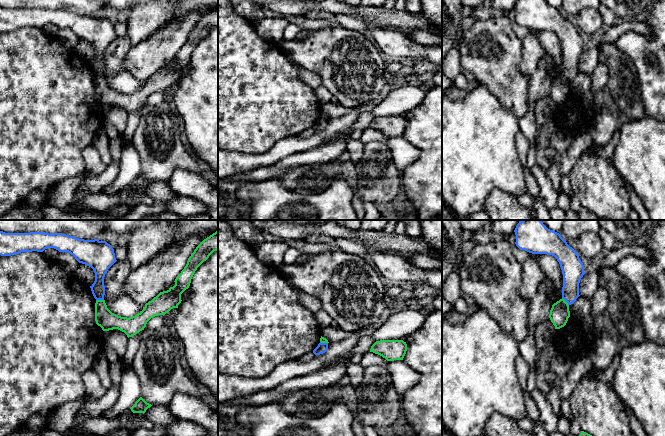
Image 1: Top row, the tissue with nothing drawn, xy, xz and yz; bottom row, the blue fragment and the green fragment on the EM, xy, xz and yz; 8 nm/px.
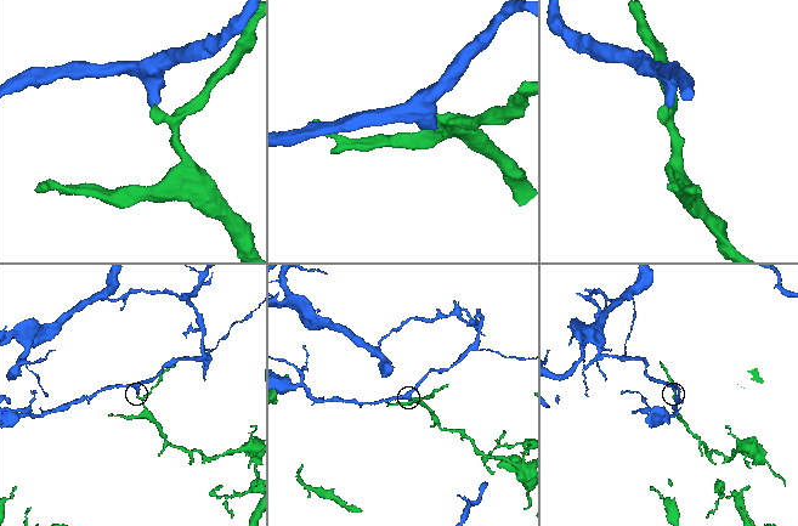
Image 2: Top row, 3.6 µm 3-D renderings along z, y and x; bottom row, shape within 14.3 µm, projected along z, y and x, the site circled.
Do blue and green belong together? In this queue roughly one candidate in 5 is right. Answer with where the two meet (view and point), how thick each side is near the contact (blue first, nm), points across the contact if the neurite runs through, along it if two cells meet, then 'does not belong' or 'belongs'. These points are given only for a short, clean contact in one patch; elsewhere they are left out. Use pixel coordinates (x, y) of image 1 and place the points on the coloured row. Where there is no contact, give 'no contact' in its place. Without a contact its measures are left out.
xy (99, 299) | 120/150 nm | along xy (103, 299), (96, 301) | does not belong

